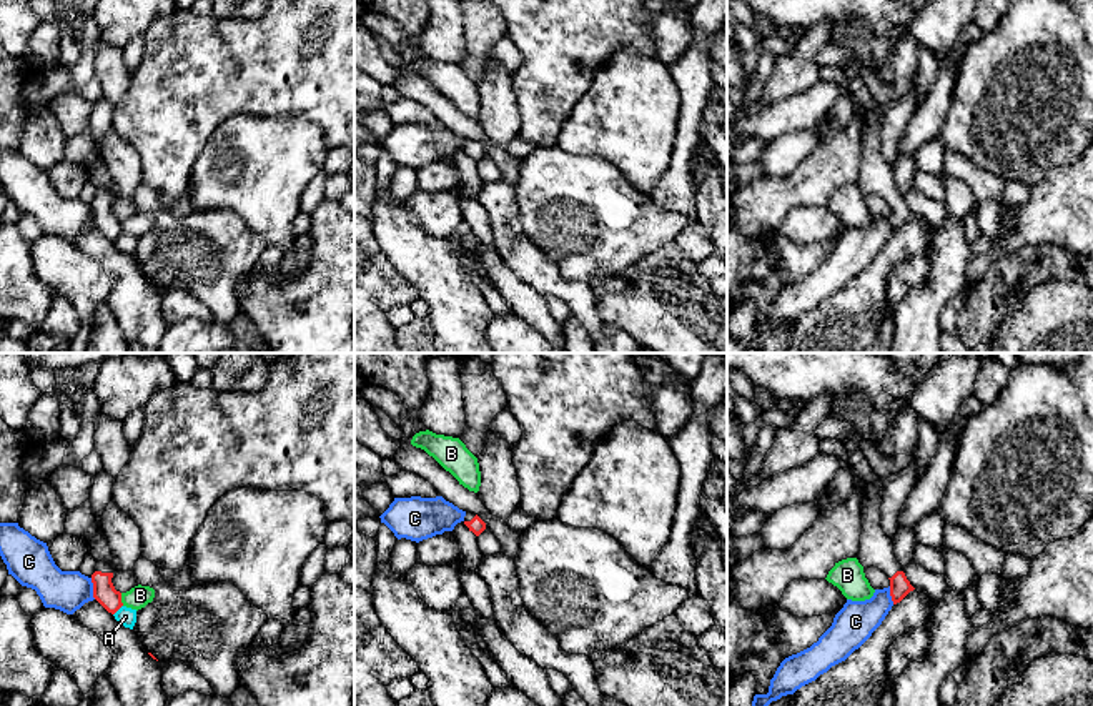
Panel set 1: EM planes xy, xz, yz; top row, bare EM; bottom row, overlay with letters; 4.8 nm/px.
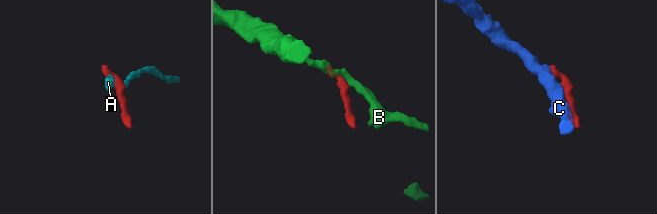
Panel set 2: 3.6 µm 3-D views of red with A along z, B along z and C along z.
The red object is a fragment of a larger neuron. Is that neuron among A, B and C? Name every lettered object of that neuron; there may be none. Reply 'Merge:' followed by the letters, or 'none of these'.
Merge: none of these

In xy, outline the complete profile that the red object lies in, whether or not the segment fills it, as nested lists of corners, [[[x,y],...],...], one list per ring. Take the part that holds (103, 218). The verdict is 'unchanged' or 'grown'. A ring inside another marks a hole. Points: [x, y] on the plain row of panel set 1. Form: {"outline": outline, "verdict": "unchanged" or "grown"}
{"outline": [[[96,188],[95,200],[91,201],[93,225],[111,241],[121,233],[121,220],[115,216],[111,205],[115,196],[105,190]]], "verdict": "grown"}

